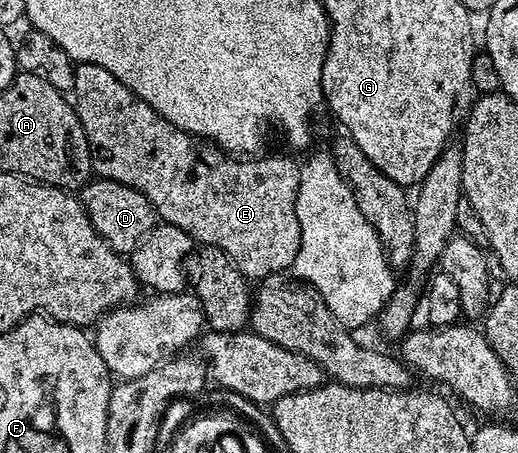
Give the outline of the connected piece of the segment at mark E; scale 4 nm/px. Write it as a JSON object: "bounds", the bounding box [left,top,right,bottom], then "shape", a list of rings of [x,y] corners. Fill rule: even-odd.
{"bounds":[71,64,300,282],"shape":[[[76,64],[74,70],[76,73],[72,76],[73,93],[71,92],[71,95],[74,97],[74,107],[78,118],[82,122],[82,130],[88,139],[88,149],[92,155],[92,170],[99,179],[122,182],[126,186],[146,194],[146,198],[152,203],[152,209],[155,210],[157,217],[163,223],[178,226],[178,230],[186,230],[186,234],[190,234],[193,241],[199,242],[201,245],[212,244],[218,250],[225,252],[234,262],[234,266],[238,266],[238,270],[242,270],[242,274],[248,277],[249,281],[259,282],[266,276],[275,276],[291,269],[296,254],[292,250],[284,252],[284,243],[288,240],[288,224],[290,228],[298,194],[300,164],[297,161],[292,161],[288,156],[261,155],[259,158],[237,158],[235,155],[222,152],[209,141],[201,140],[199,136],[191,136],[189,132],[184,132],[166,118],[162,118],[162,114],[158,114],[146,101],[138,98],[138,94],[134,94],[122,82],[118,82],[118,78],[114,78],[114,74],[110,74],[110,70],[102,70],[102,66],[93,64]]]}

